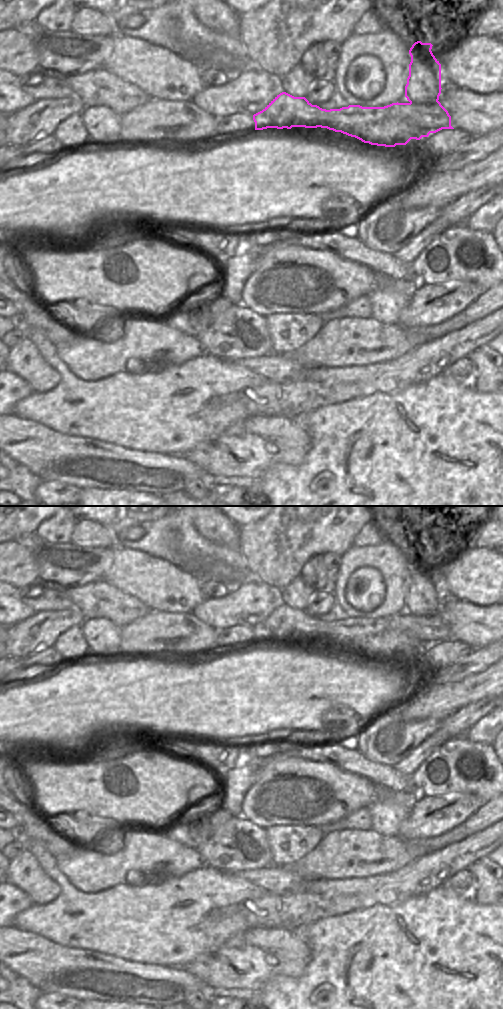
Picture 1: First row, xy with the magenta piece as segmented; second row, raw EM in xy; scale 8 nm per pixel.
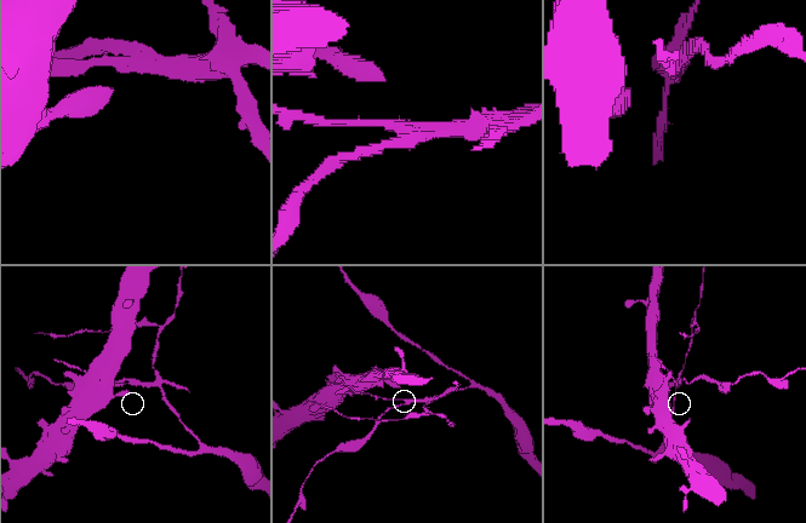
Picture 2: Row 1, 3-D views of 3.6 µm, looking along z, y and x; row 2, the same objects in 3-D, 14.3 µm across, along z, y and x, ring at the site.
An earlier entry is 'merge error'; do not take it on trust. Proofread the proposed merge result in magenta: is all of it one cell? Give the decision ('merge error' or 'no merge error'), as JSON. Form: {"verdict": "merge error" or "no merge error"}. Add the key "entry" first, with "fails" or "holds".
{"entry": "holds", "verdict": "merge error"}

